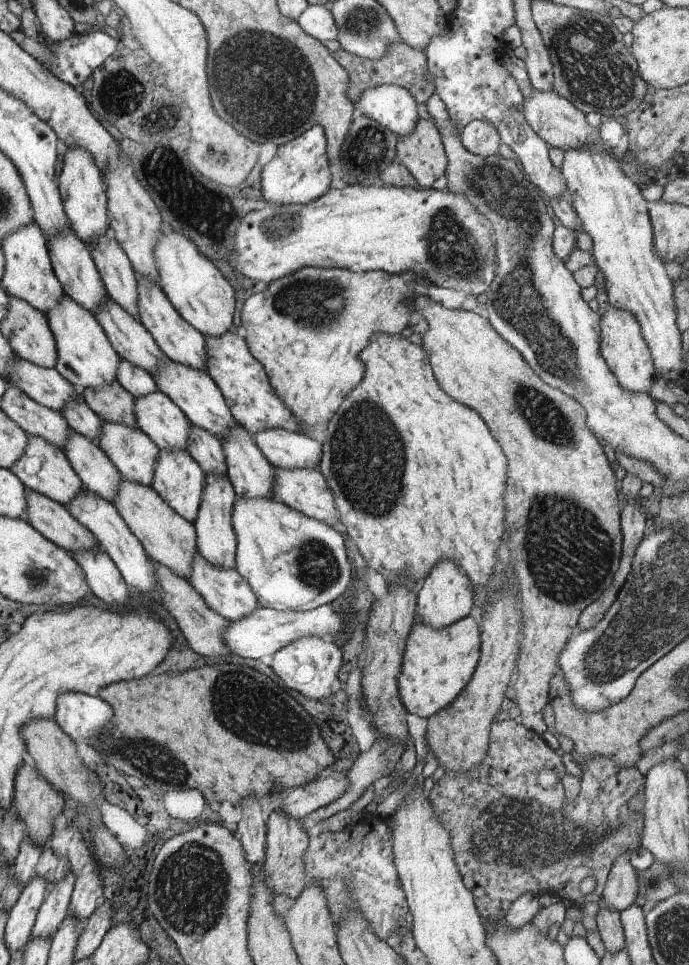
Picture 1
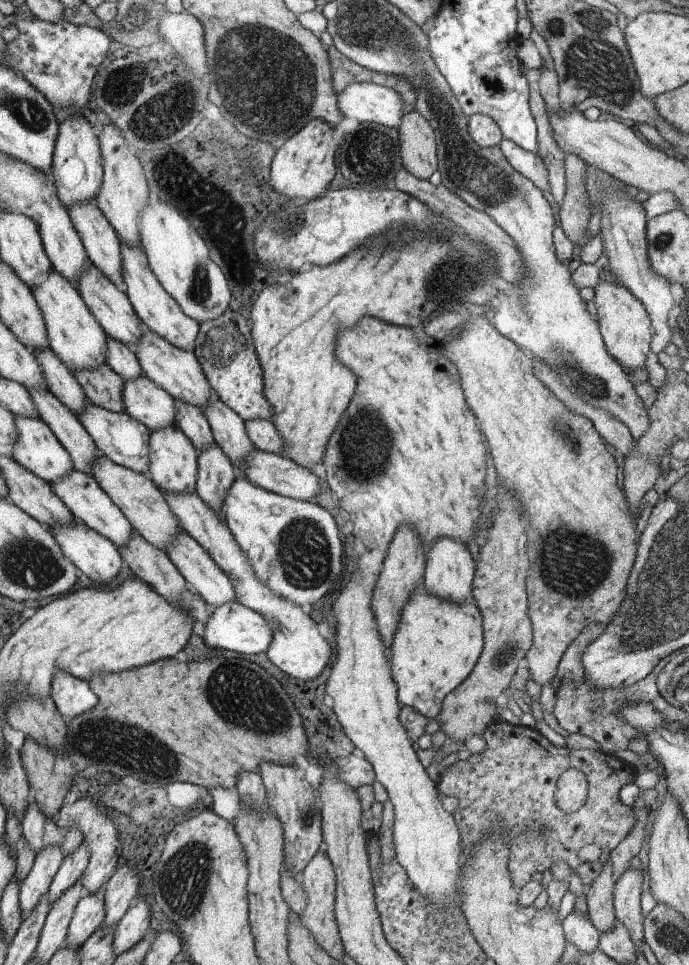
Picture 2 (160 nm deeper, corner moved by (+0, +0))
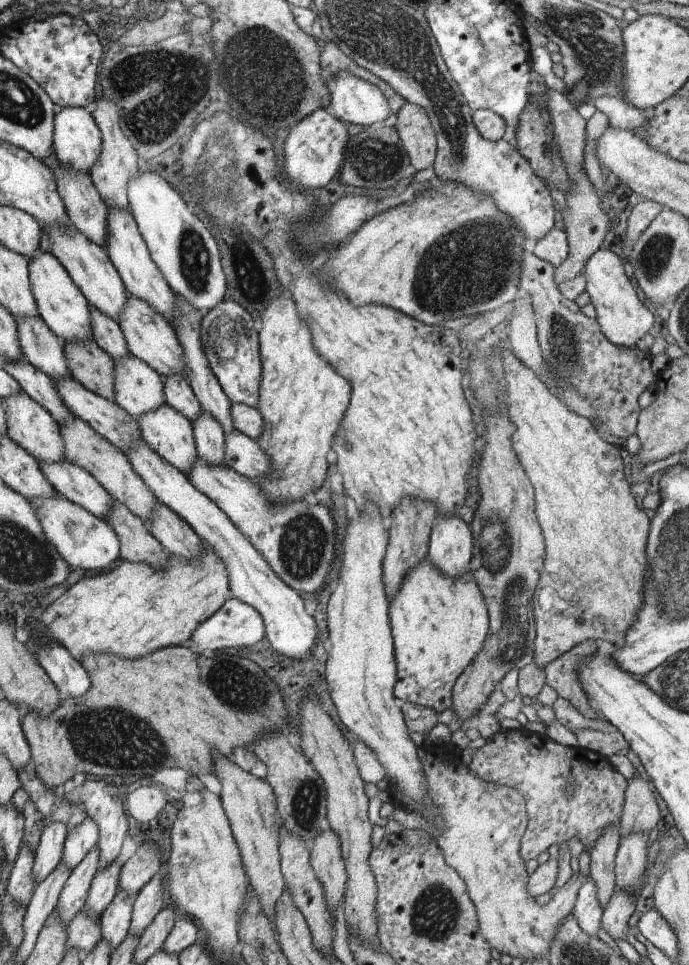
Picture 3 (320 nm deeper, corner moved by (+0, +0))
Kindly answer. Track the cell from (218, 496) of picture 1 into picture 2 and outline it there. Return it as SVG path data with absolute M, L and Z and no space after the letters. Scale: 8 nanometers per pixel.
M215 442L198 451L198 455L199 474L195 490L225 520L222 503L237 477L236 468Z

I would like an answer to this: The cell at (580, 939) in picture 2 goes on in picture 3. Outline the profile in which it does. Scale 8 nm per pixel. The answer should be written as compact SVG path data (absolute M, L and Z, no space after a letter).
M590 878L579 888L572 914L582 930L589 935L597 936L598 928L601 927L603 910L597 895L596 883Z

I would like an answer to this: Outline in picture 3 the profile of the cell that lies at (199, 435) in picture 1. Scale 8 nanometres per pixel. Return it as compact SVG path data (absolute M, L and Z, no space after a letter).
M174 373L163 379L163 385L166 402L176 410L182 411L193 423L203 410L190 380L185 374Z

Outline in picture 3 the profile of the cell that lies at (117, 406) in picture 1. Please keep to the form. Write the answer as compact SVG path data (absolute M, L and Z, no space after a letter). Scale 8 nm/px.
M68 341L63 349L70 376L98 396L115 400L115 360L96 341Z

